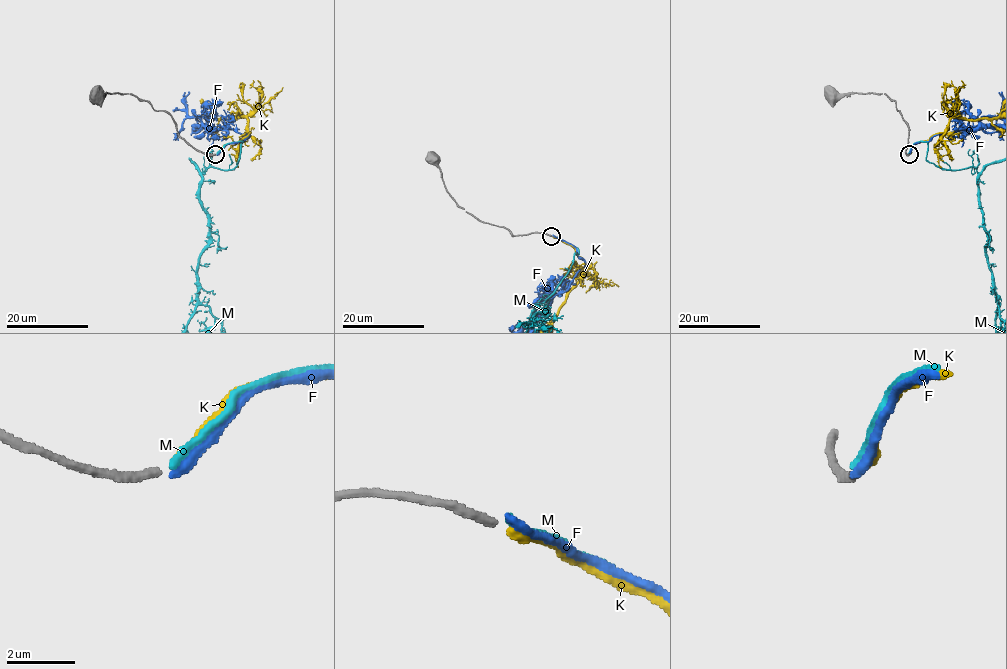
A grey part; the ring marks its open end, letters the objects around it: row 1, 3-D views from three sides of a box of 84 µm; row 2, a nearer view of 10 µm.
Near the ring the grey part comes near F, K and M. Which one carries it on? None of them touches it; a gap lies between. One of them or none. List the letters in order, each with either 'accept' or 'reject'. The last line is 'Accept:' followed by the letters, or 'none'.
F: reject
K: accept
M: reject
Accept: K

